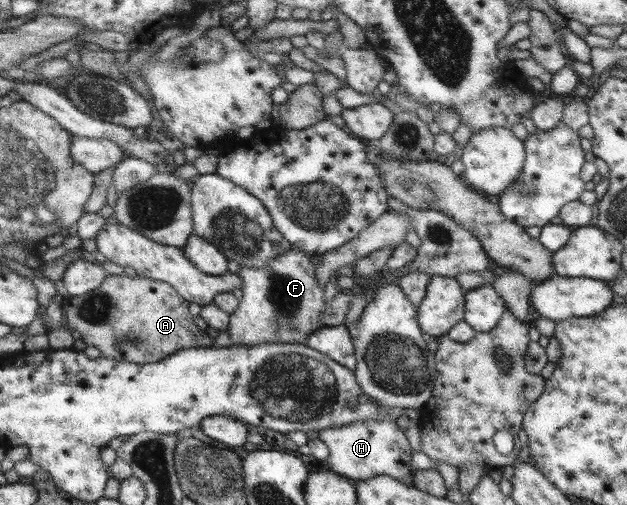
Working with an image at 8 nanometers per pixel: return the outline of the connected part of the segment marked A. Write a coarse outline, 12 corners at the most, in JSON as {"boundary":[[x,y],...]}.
{"boundary":[[112,274],[68,328],[141,365],[216,338],[168,282]]}

